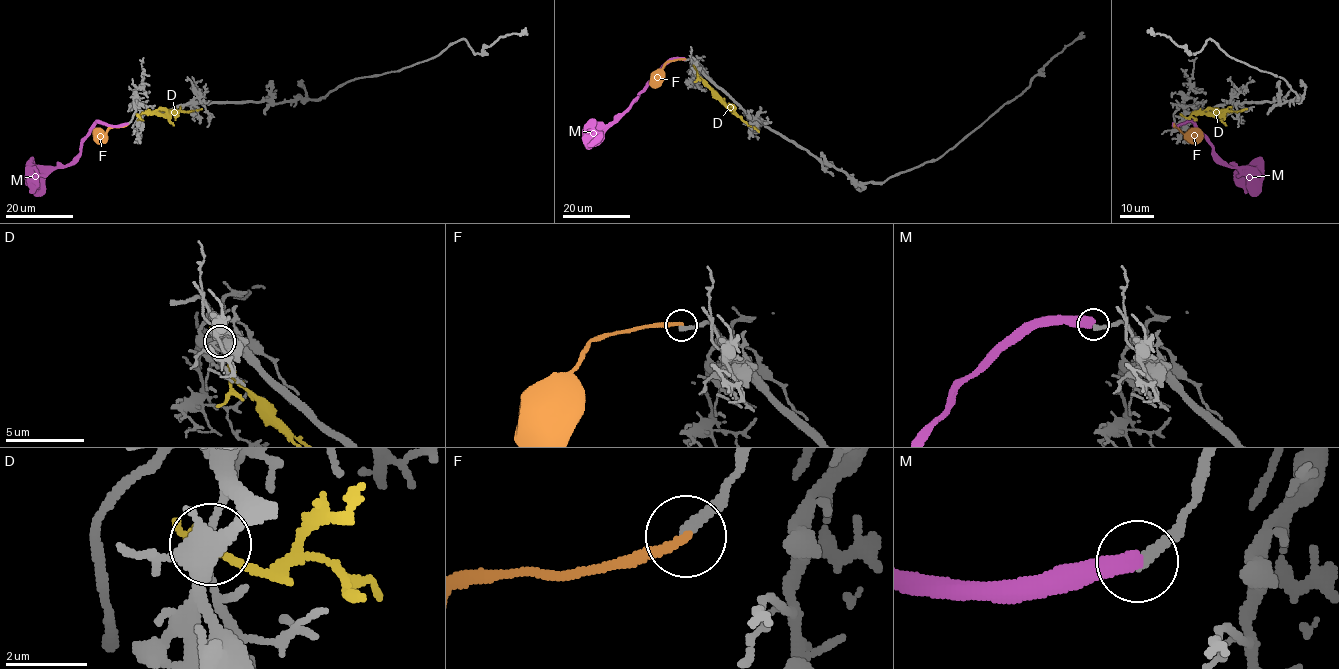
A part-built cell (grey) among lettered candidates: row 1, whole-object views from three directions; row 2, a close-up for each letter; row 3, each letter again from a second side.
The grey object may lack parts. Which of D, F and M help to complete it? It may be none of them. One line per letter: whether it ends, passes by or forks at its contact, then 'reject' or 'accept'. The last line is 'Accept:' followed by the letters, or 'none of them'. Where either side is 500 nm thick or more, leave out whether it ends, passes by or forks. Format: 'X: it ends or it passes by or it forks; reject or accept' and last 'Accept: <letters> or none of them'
D: it passes by; reject
F: it ends; reject
M: reject
Accept: none of them

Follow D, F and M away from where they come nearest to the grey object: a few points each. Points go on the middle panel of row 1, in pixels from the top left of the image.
D: (695, 68), (717, 97), (759, 132)
F: (685, 59), (668, 60), (661, 69), (661, 79), (653, 87)
M: (684, 59), (669, 59), (638, 97), (603, 127), (598, 138), (591, 143)

